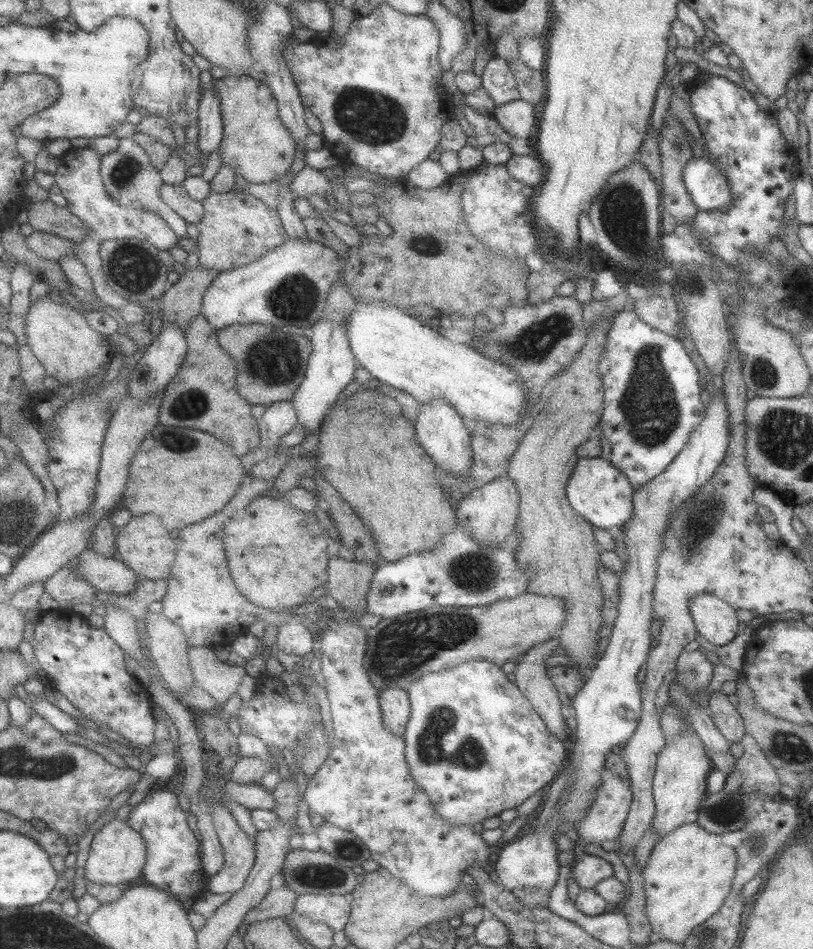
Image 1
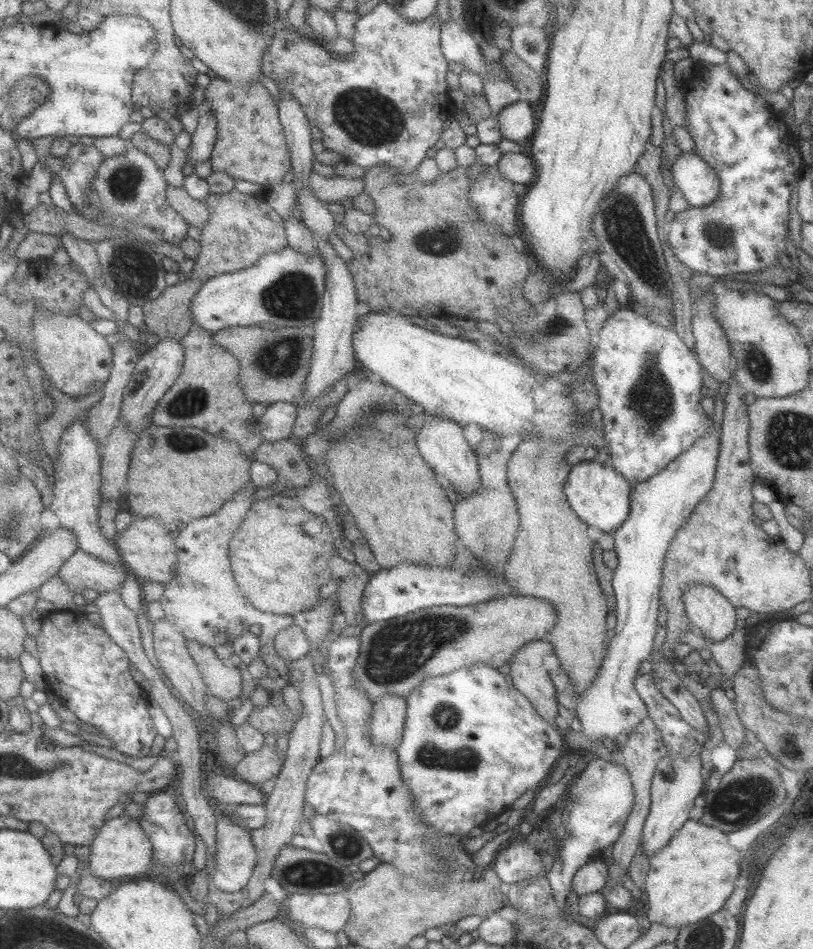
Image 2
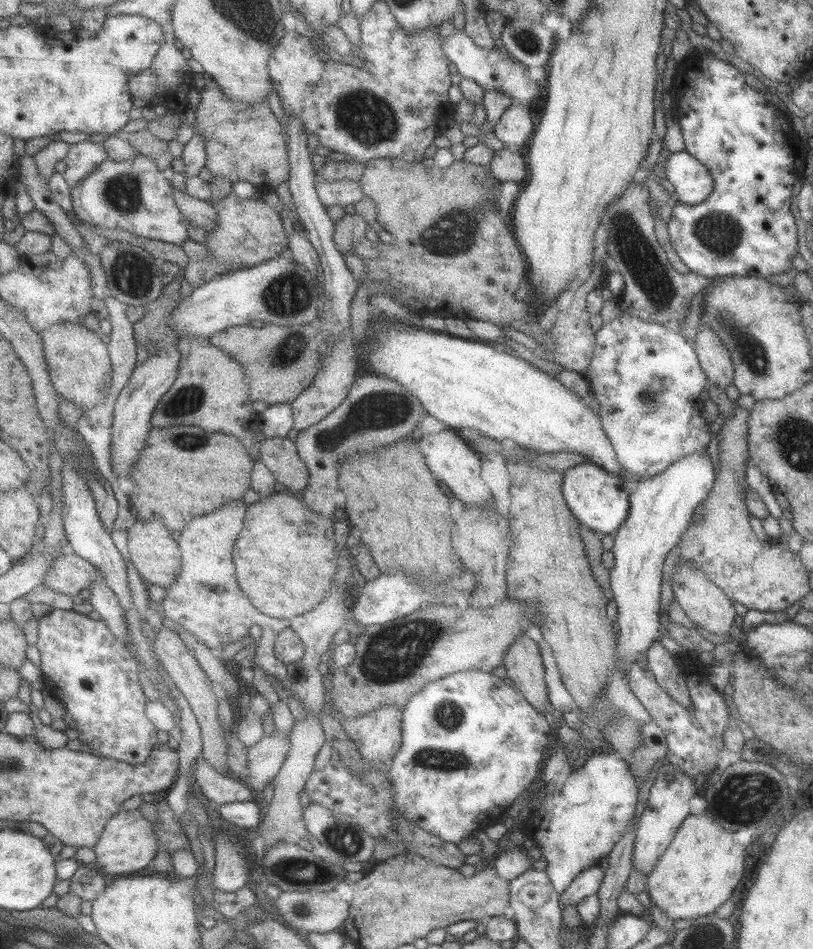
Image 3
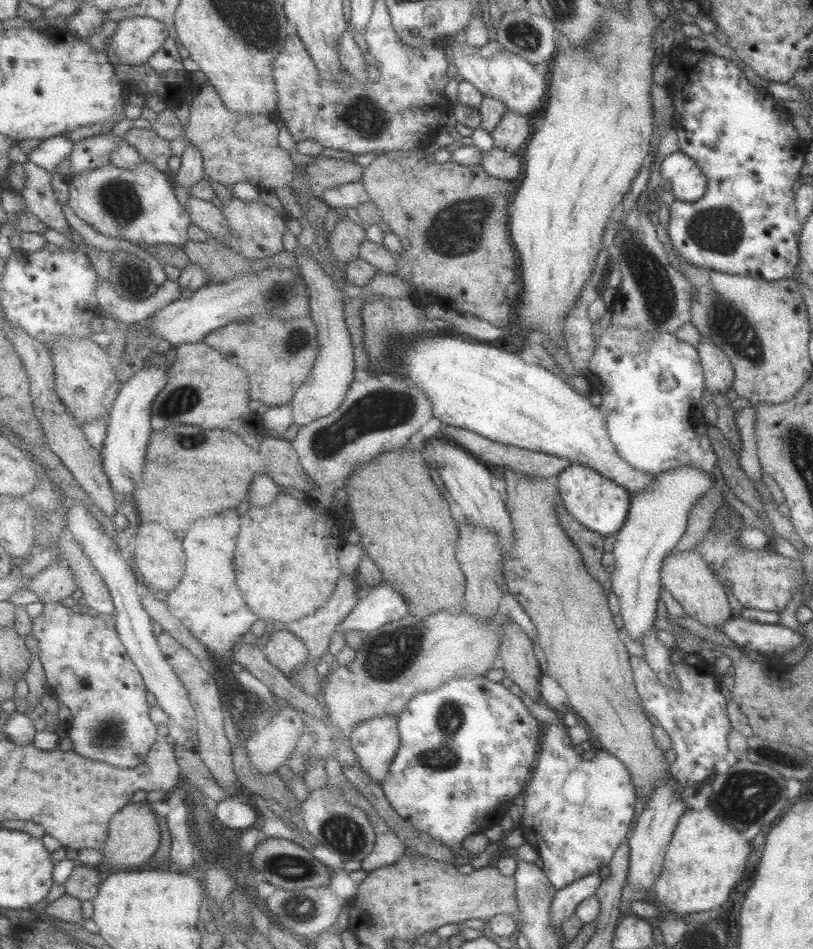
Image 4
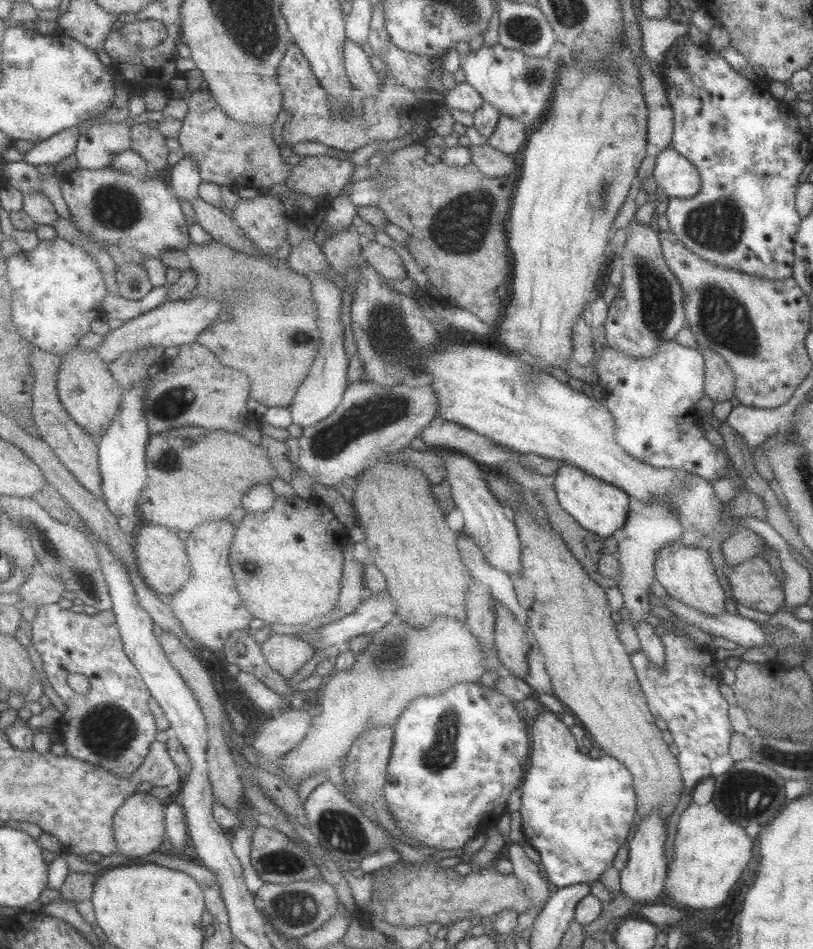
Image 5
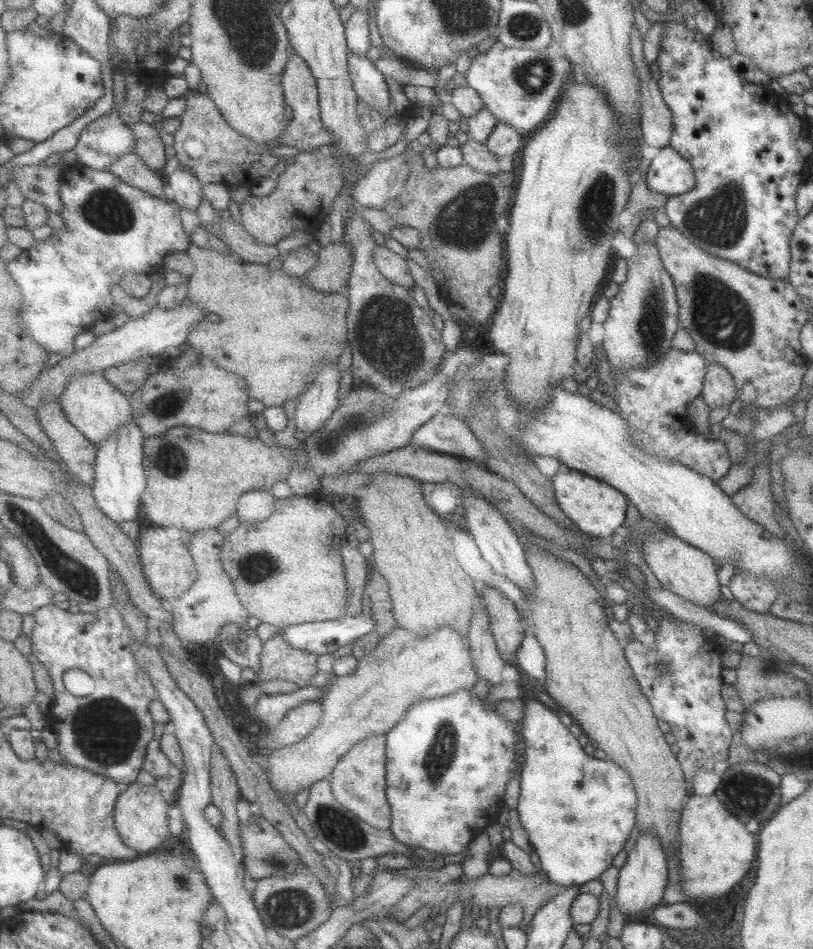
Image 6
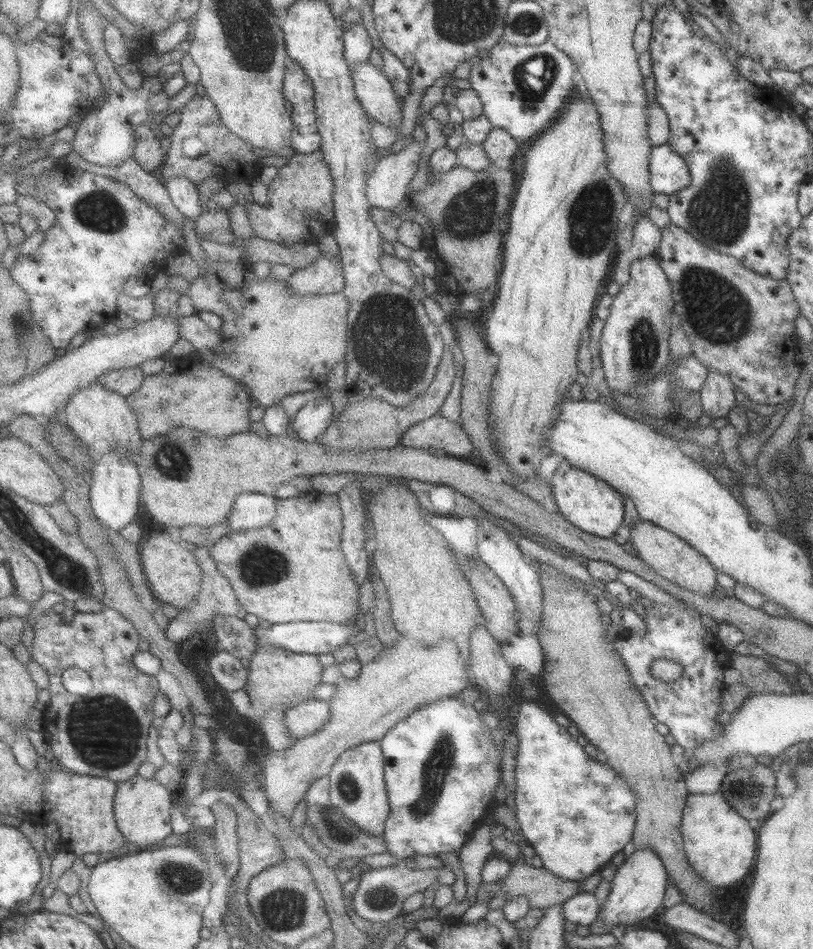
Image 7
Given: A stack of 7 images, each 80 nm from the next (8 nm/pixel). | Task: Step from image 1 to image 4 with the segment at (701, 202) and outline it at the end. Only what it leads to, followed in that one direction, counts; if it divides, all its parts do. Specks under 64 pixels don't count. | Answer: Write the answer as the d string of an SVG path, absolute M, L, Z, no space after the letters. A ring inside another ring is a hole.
M680 151L663 158L663 162L659 164L659 175L671 184L667 198L694 202L705 194L705 184L707 184L705 175L691 159Z

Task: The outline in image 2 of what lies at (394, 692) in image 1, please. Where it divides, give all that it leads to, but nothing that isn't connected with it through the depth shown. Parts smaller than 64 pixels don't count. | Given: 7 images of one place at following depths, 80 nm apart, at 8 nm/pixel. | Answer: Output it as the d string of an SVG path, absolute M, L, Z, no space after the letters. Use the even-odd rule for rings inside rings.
M386 695L375 705L372 723L368 724L370 736L375 744L399 748L404 741L409 706L403 697Z

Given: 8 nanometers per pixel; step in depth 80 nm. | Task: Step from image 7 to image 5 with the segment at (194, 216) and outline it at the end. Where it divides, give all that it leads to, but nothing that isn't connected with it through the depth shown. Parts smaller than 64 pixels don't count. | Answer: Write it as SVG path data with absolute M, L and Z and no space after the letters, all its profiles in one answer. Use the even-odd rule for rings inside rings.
M183 157L167 172L173 193L181 200L194 202L199 196L199 188L203 185L201 168L193 157Z

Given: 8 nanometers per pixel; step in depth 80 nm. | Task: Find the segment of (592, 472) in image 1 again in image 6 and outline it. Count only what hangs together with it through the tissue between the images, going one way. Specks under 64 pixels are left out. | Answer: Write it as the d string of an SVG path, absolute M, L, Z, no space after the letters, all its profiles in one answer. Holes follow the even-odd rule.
M563 463L559 465L557 474L552 476L550 481L558 507L581 533L608 539L615 528L623 524L627 500L621 492L617 492L616 488L611 488L606 482L573 470Z

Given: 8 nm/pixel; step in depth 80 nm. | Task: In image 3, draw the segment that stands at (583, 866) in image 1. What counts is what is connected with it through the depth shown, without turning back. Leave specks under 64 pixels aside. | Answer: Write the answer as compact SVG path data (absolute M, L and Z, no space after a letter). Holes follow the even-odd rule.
M599 865L590 866L583 872L580 872L558 895L559 907L563 909L565 906L577 905L578 901L596 894L601 886L604 877L603 871Z

